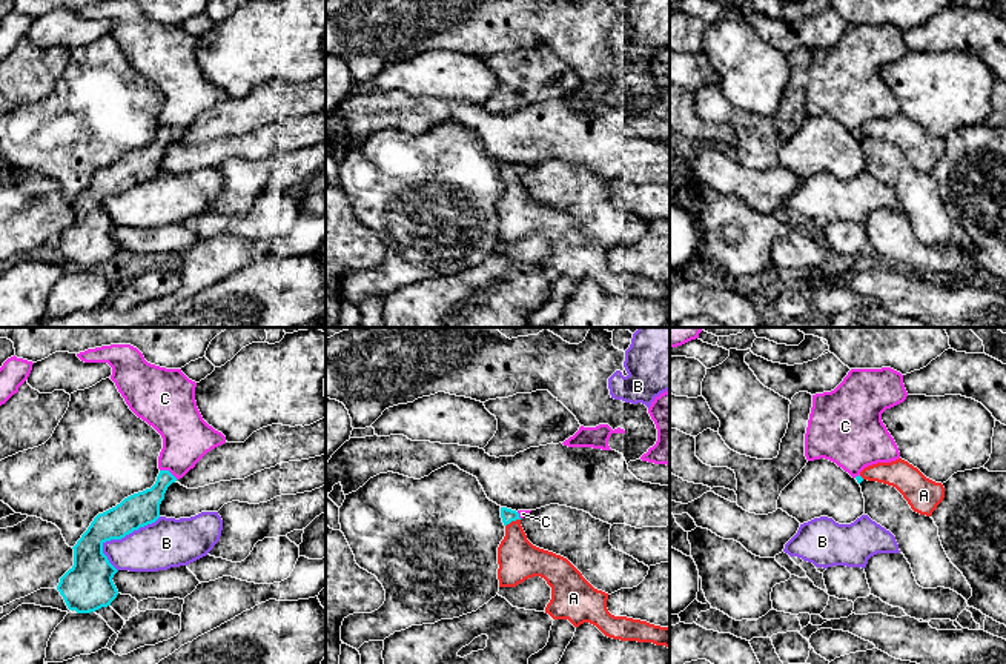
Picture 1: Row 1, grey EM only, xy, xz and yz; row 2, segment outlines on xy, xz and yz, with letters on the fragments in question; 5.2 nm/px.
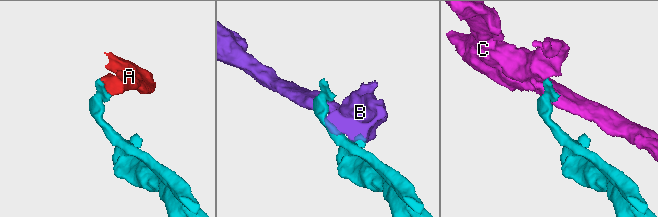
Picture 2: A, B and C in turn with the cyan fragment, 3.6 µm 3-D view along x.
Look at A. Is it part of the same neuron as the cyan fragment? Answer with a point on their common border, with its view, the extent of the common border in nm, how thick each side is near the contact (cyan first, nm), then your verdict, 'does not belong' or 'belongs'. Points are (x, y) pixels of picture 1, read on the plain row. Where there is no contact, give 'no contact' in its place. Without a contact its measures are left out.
contact xz (512, 175); length 90 nm; calibres 70 and 220 nm; belongs

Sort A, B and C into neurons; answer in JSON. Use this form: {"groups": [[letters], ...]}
{"groups": [["A"], ["B"], ["C"]]}

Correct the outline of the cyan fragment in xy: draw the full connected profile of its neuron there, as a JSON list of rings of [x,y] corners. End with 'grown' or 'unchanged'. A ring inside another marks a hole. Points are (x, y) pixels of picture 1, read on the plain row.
[[[160,126],[151,144],[124,154],[115,163],[98,169],[74,204],[74,221],[60,234],[57,246],[69,266],[91,269],[111,261],[118,246],[112,237],[118,227],[103,209],[103,200],[155,178],[167,143],[177,134]]]; unchanged

